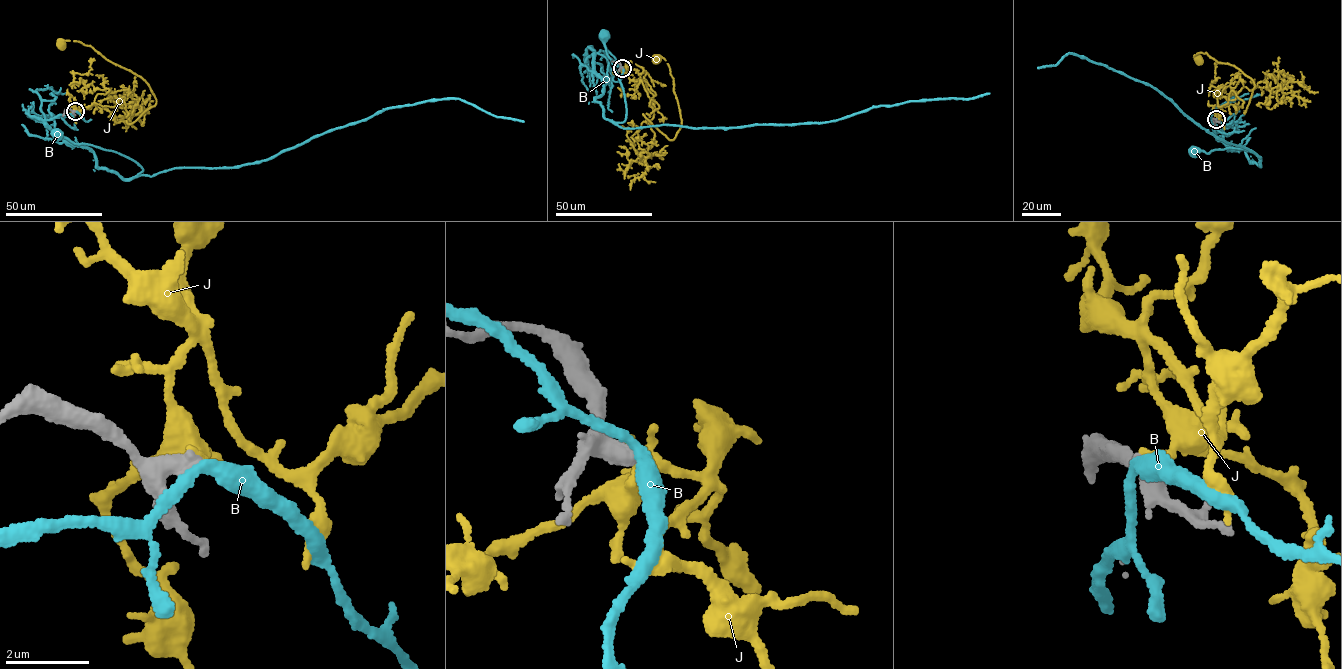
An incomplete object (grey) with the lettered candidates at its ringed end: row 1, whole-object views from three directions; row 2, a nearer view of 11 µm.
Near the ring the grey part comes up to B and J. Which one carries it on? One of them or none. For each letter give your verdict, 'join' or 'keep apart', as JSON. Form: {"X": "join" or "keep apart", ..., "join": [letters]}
{"B": "keep apart", "J": "keep apart", "join": []}

